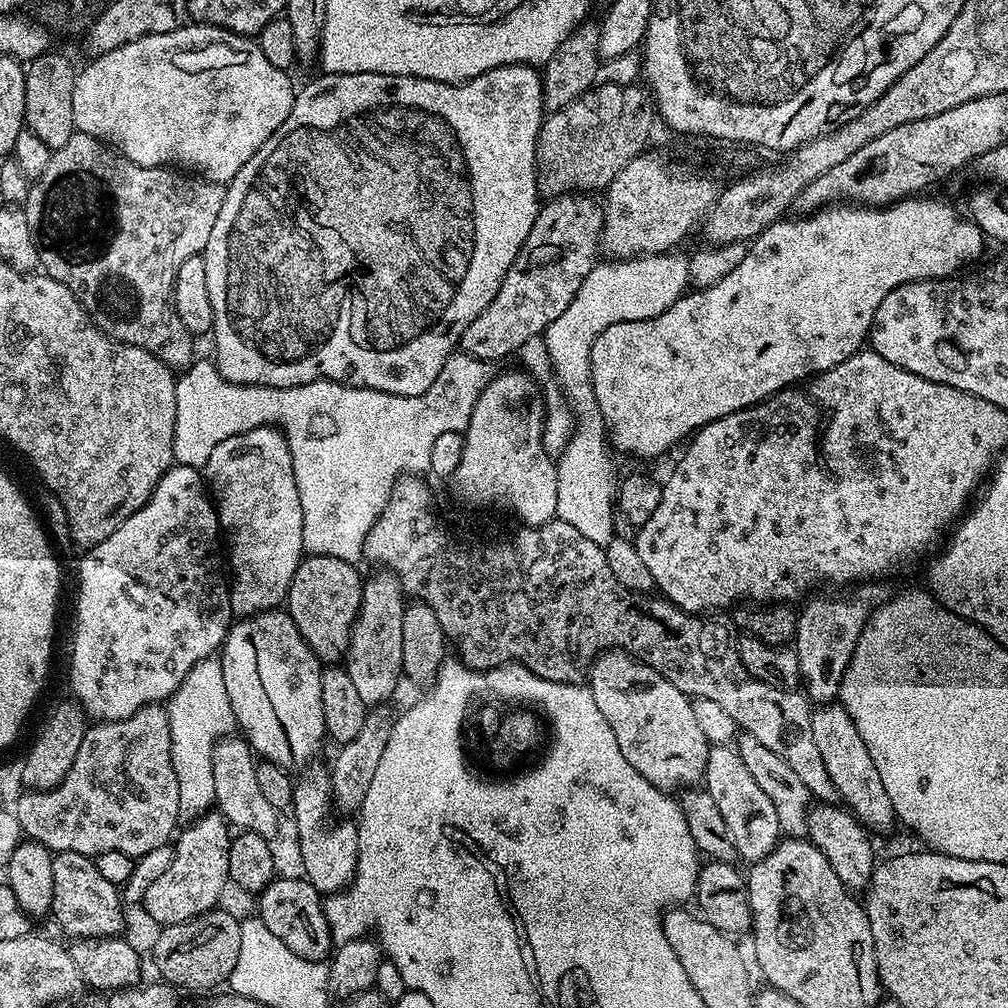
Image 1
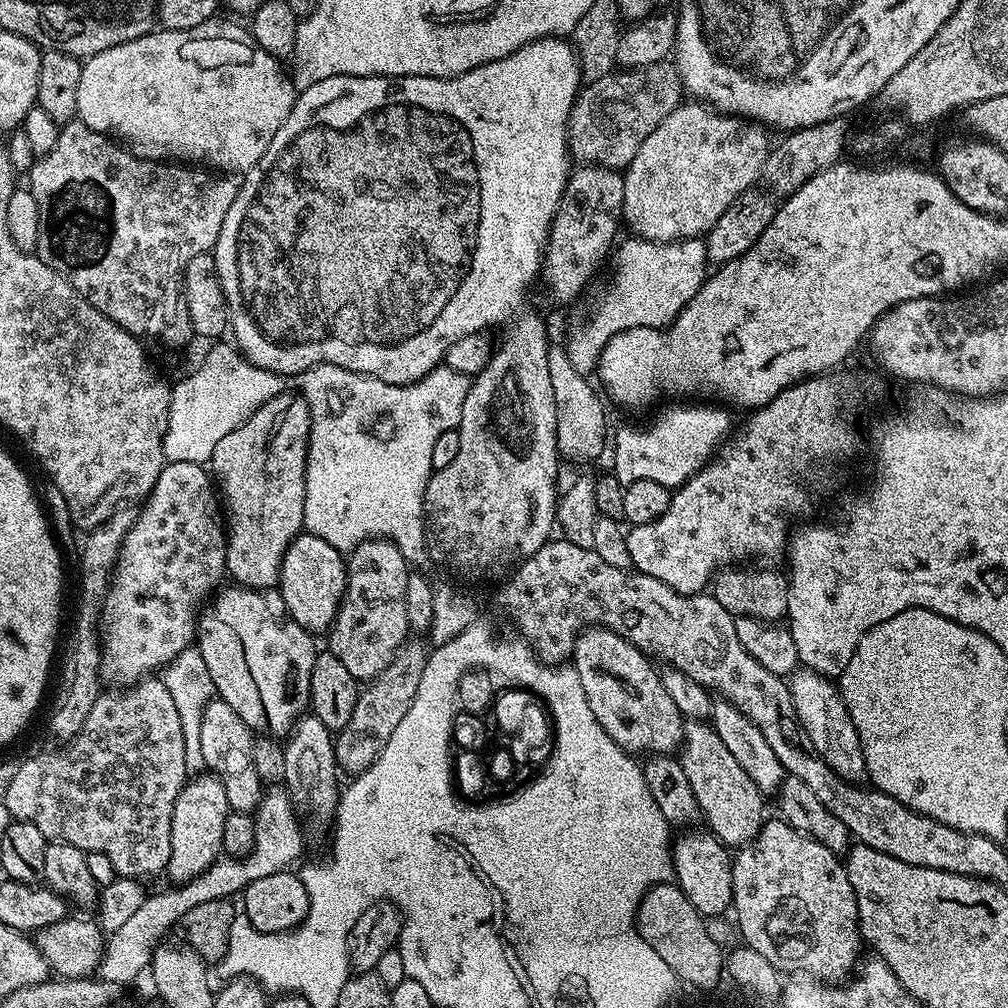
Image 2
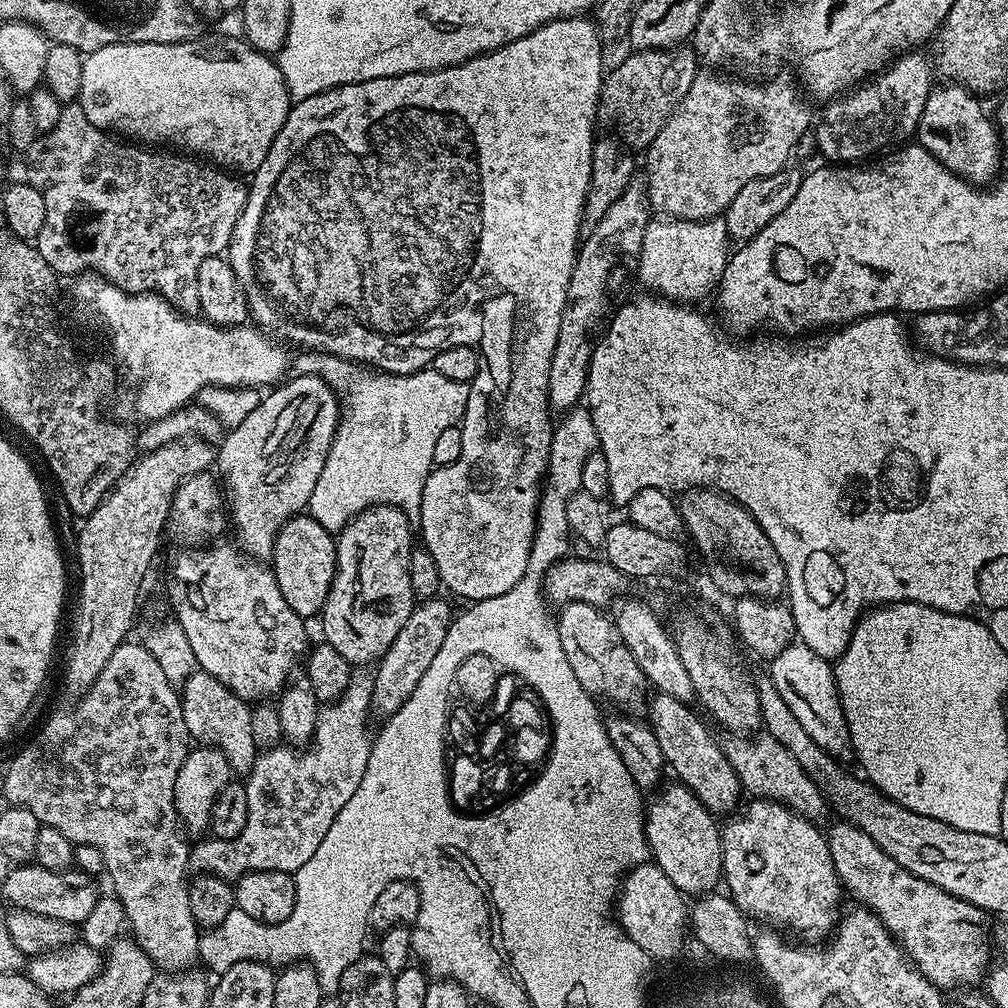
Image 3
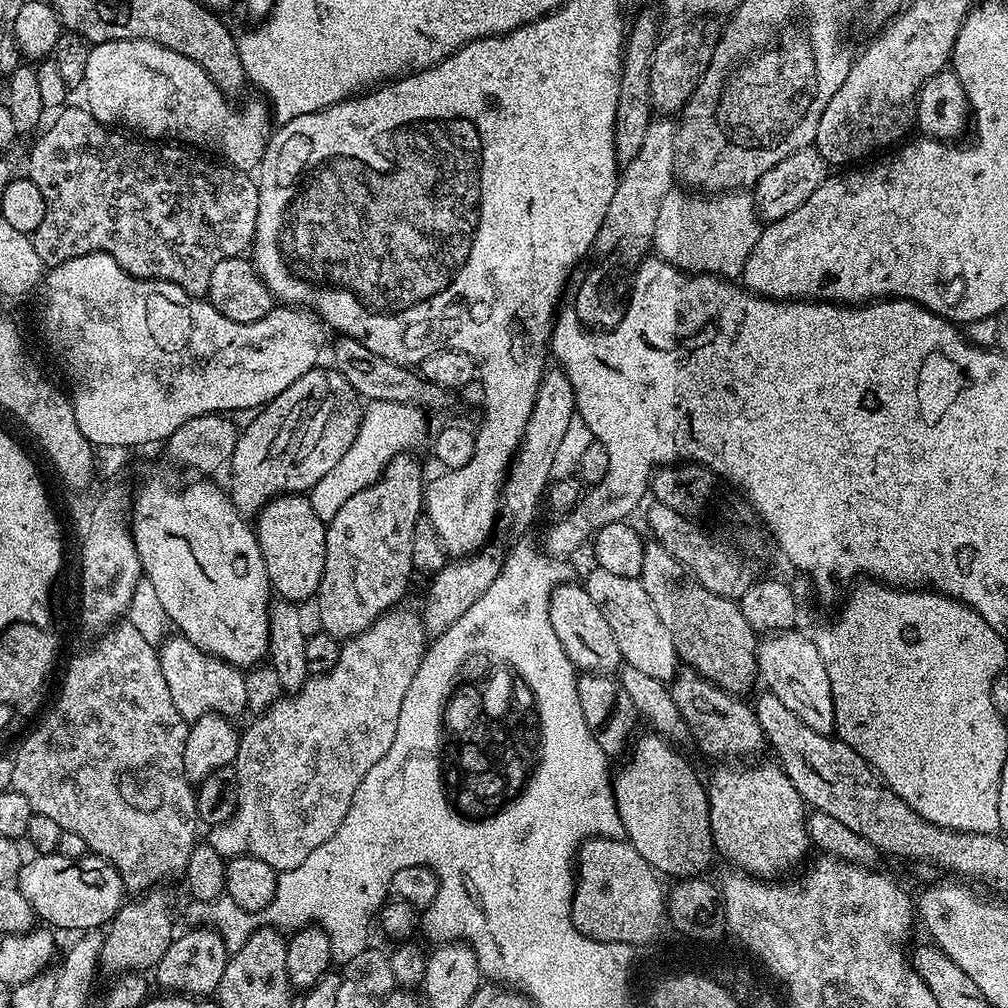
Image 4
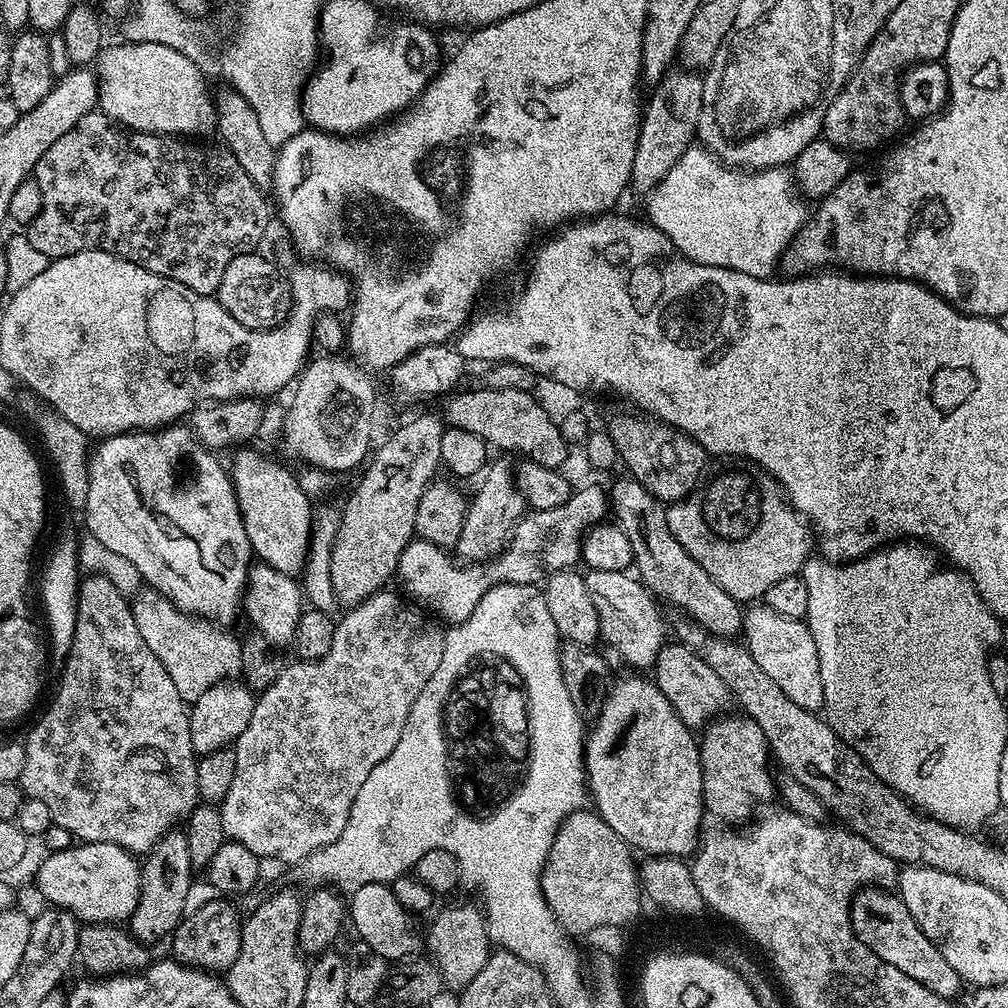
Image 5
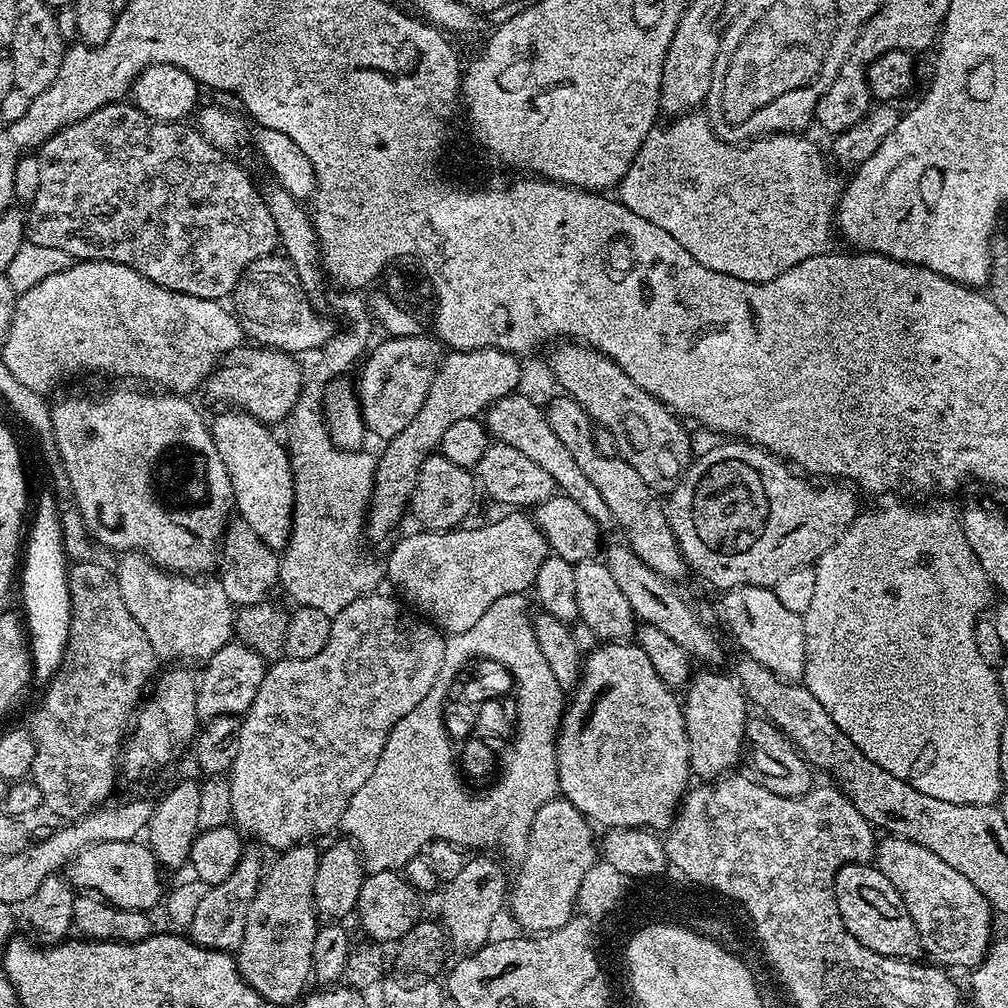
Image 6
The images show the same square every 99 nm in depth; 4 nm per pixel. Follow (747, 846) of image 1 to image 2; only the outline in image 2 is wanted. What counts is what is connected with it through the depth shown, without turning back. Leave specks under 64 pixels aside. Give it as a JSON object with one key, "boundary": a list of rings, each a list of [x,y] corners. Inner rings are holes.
{"boundary":[[[702,720],[685,723],[684,743],[678,749],[678,759],[682,770],[686,770],[686,779],[690,781],[690,790],[694,790],[694,798],[698,798],[703,823],[708,823],[705,824],[707,831],[732,850],[750,844],[764,825],[766,796],[758,790],[758,786],[754,786],[754,782],[750,782],[746,770],[742,770],[738,758],[734,758],[722,738],[718,738],[711,723]]]}

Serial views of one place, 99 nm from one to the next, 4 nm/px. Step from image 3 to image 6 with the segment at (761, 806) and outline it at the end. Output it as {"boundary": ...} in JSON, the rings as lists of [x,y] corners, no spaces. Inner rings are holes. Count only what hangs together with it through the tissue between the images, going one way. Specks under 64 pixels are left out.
{"boundary":[[[720,670],[700,671],[704,672],[691,677],[690,685],[683,693],[685,696],[682,696],[682,707],[693,777],[700,782],[712,782],[731,773],[739,760],[741,763],[746,748],[744,731],[750,719],[750,705],[731,675],[723,676]]]}

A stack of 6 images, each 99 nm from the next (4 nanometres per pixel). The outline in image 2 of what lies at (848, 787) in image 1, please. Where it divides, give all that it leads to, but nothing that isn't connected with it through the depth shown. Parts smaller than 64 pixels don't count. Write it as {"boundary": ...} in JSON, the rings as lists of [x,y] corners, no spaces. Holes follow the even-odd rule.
{"boundary":[[[801,666],[788,680],[788,689],[798,722],[806,730],[810,742],[814,742],[814,750],[818,750],[826,766],[830,766],[832,773],[842,777],[848,784],[863,785],[868,780],[866,758],[862,754],[862,742],[858,742],[858,730],[854,730],[850,710],[846,710],[839,687],[829,677]]]}

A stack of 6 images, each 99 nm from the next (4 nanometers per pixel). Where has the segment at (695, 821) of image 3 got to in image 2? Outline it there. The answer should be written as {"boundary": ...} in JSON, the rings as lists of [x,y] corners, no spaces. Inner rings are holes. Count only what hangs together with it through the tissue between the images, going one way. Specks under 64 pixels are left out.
{"boundary":[[[707,830],[677,835],[672,846],[674,880],[686,898],[705,918],[720,916],[732,906],[733,853]]]}

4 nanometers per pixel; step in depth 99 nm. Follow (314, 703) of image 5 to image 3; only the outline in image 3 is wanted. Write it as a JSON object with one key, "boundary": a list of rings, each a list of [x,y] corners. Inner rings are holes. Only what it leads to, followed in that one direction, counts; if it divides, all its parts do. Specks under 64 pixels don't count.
{"boundary":[[[353,679],[338,699],[321,707],[316,729],[307,746],[277,746],[261,751],[243,781],[246,790],[246,826],[242,826],[242,834],[238,834],[238,838],[225,840],[197,839],[200,841],[191,845],[188,854],[189,869],[196,874],[221,876],[224,880],[234,882],[248,872],[278,870],[294,874],[306,866],[314,850],[318,850],[322,838],[326,838],[326,830],[330,830],[334,818],[338,818],[338,810],[342,810],[350,798],[354,798],[354,790],[358,790],[358,782],[362,782],[362,774],[366,774],[366,762],[370,762],[374,739],[373,729],[368,729],[368,716],[371,712],[371,679]]]}

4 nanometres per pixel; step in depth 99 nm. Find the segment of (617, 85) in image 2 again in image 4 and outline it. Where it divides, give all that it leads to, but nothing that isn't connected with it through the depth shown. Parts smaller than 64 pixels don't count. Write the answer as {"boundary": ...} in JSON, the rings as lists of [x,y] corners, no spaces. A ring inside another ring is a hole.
{"boundary":[[[696,18],[691,22],[681,23],[681,28],[676,28],[673,32],[665,31],[657,39],[656,49],[652,51],[652,61],[648,67],[649,100],[657,113],[679,113],[698,86],[702,74],[706,74],[706,66],[710,66],[710,58],[722,31],[721,25],[716,25],[714,21],[716,20],[712,18]]]}

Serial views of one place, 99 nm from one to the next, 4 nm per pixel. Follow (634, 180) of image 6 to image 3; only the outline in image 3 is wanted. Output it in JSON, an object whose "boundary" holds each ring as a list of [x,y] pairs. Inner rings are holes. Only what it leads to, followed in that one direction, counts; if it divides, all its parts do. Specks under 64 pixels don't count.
{"boundary":[[[652,218],[646,226],[646,238],[642,238],[642,254],[638,280],[645,284],[647,291],[677,302],[700,302],[703,296],[717,291],[720,279],[728,265],[730,237],[723,219],[678,220],[675,218]]]}

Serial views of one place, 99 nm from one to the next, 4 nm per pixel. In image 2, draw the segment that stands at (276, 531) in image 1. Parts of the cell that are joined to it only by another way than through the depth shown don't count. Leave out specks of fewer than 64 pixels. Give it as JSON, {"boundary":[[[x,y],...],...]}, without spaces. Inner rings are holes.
{"boundary":[[[295,391],[284,392],[278,398],[266,402],[238,430],[230,430],[218,446],[210,461],[210,472],[215,487],[222,497],[222,508],[226,513],[226,572],[233,576],[242,588],[272,590],[280,583],[282,558],[290,542],[299,536],[304,527],[306,506],[306,466],[308,465],[308,435],[312,429],[312,415],[308,403]]]}

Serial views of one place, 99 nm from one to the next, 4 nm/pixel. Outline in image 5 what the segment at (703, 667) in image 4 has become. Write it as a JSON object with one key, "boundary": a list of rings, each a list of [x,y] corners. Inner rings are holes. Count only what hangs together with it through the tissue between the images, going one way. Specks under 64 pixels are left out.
{"boundary":[[[623,479],[610,488],[610,512],[626,538],[630,538],[634,572],[640,583],[657,601],[665,600],[672,608],[684,608],[683,615],[687,619],[713,636],[735,637],[742,628],[741,601],[726,594],[726,590],[722,590],[722,586],[718,586],[718,582],[682,550],[682,542],[670,534],[665,505],[655,500],[638,481]]]}

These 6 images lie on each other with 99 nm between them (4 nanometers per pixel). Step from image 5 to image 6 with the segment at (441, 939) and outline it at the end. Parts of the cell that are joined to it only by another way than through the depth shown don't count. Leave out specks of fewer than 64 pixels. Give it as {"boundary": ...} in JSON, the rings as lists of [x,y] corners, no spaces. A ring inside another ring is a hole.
{"boundary":[[[476,854],[465,859],[462,874],[443,885],[444,897],[440,900],[442,927],[451,947],[461,948],[461,953],[471,954],[489,943],[493,935],[492,923],[500,911],[505,911],[510,896],[510,878],[492,854]]]}

